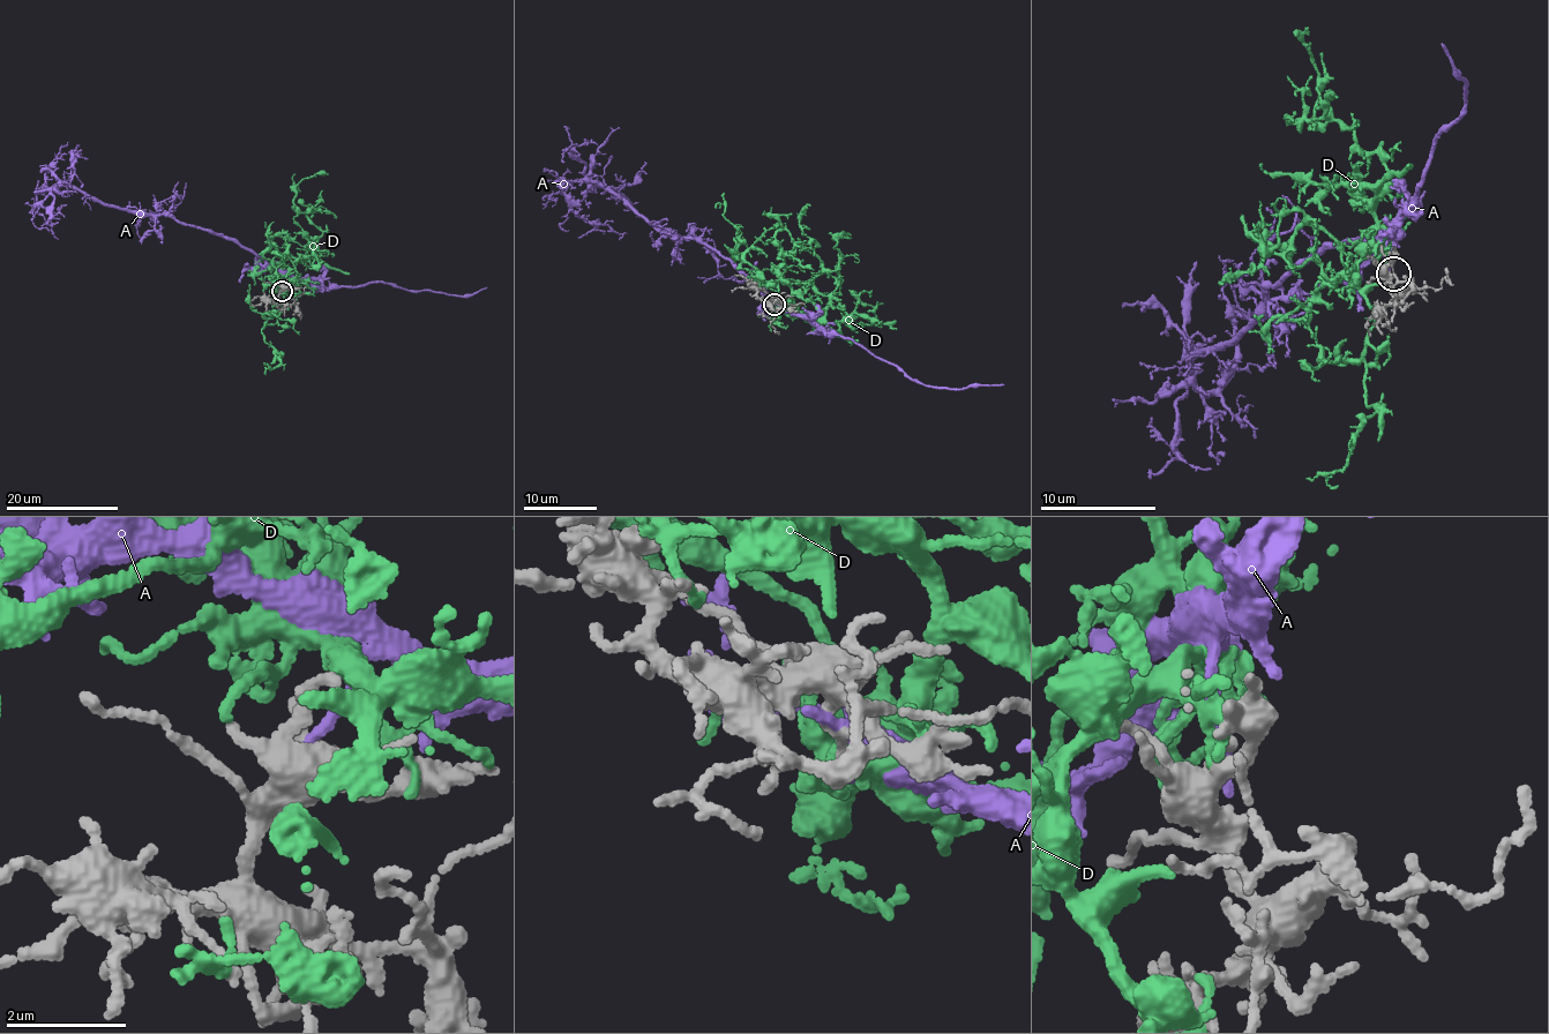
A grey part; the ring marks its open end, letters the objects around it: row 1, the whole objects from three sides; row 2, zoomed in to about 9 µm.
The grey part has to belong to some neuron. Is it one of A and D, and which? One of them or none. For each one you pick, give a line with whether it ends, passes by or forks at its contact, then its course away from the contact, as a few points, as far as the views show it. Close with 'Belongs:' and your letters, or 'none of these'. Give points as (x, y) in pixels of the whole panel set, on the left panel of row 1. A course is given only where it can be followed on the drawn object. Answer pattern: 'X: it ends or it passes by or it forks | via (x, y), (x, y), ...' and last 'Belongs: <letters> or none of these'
Belongs: none of these

